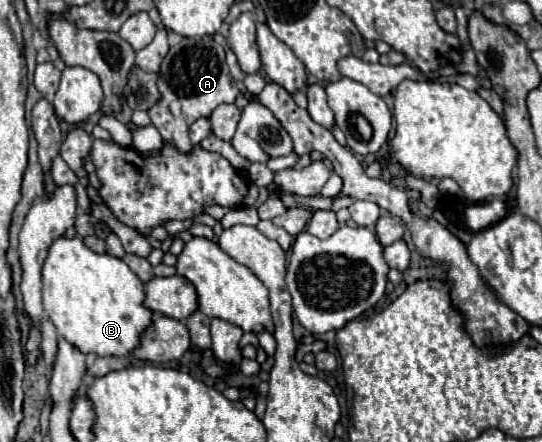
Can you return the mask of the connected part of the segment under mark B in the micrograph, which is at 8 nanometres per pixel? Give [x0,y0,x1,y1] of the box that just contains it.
[42,237,152,357]

